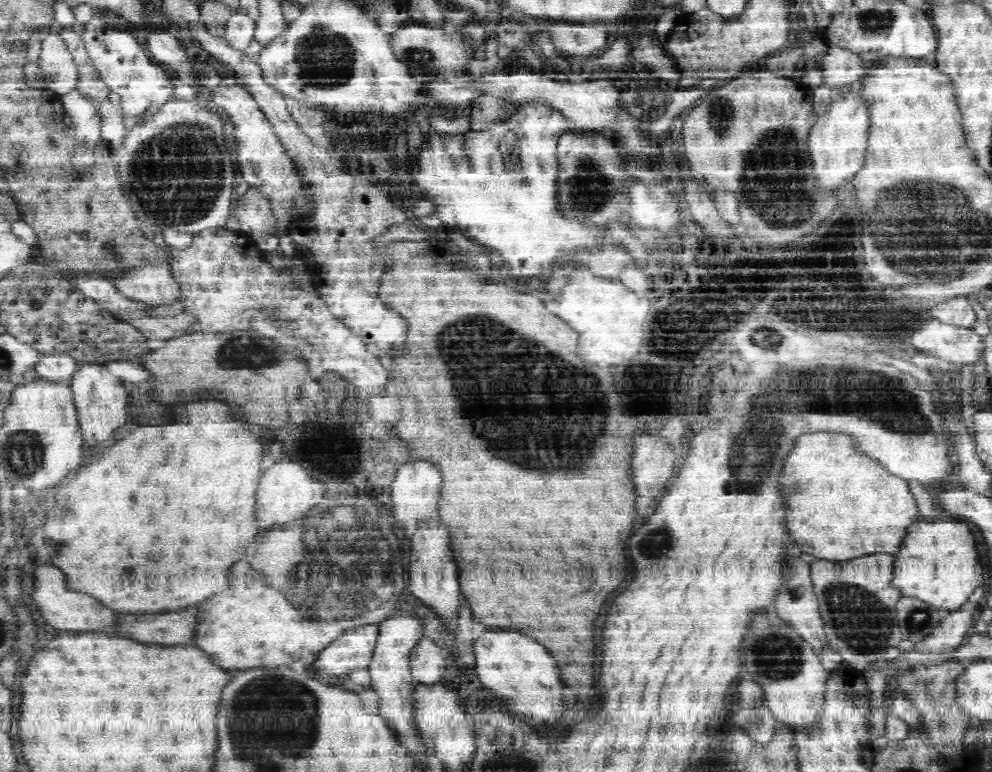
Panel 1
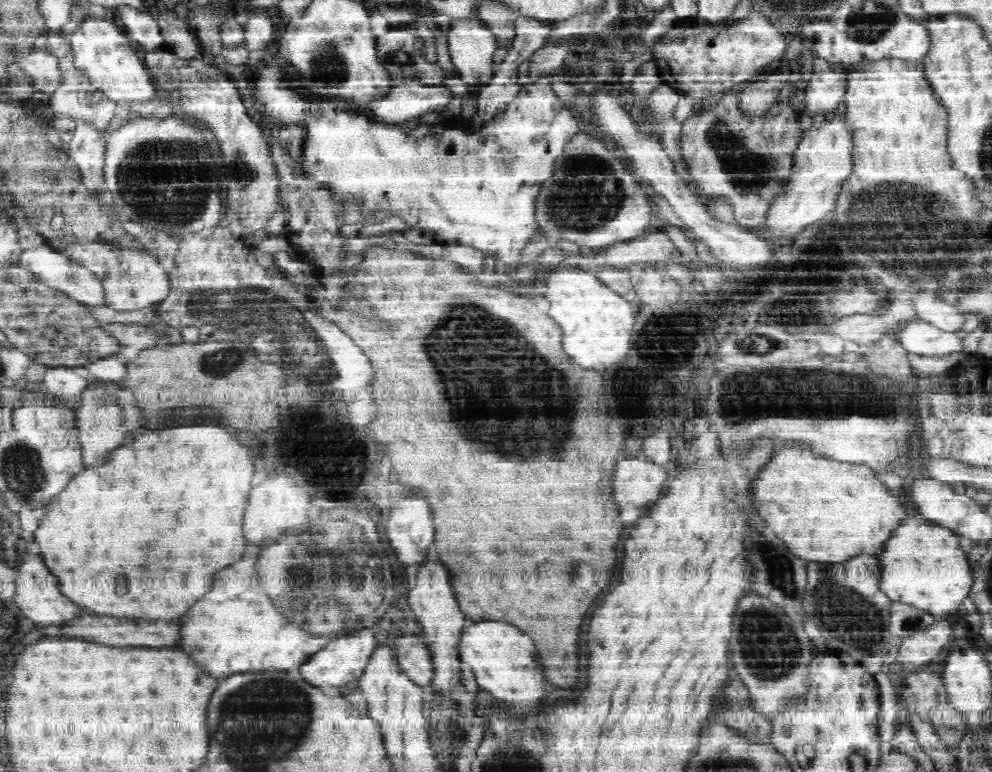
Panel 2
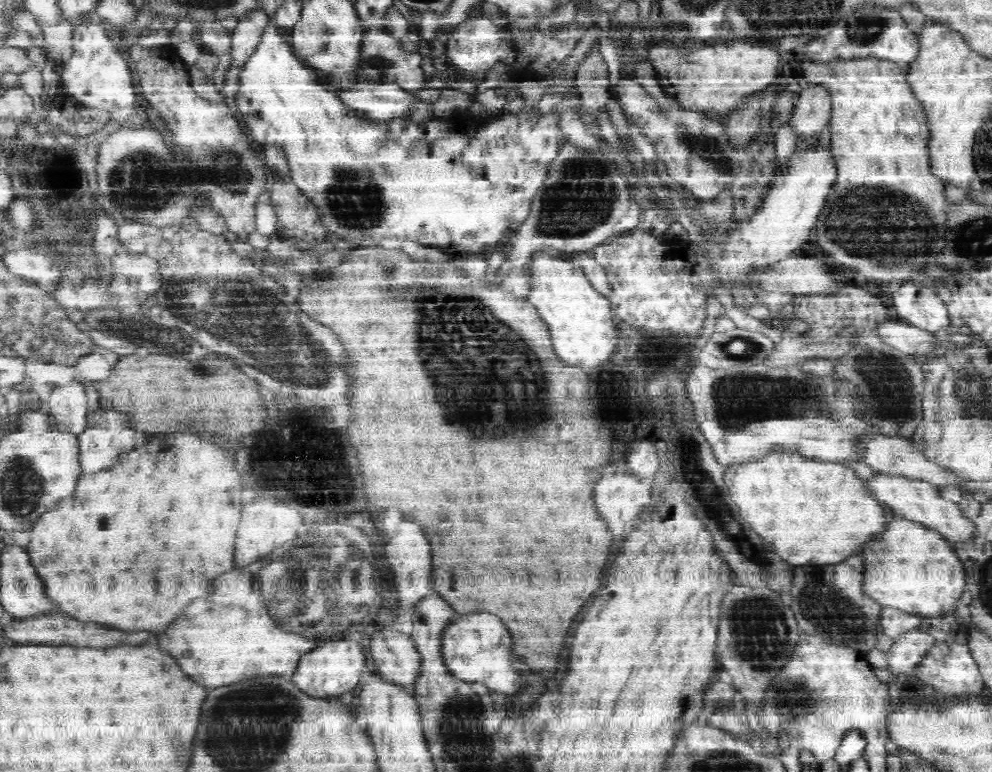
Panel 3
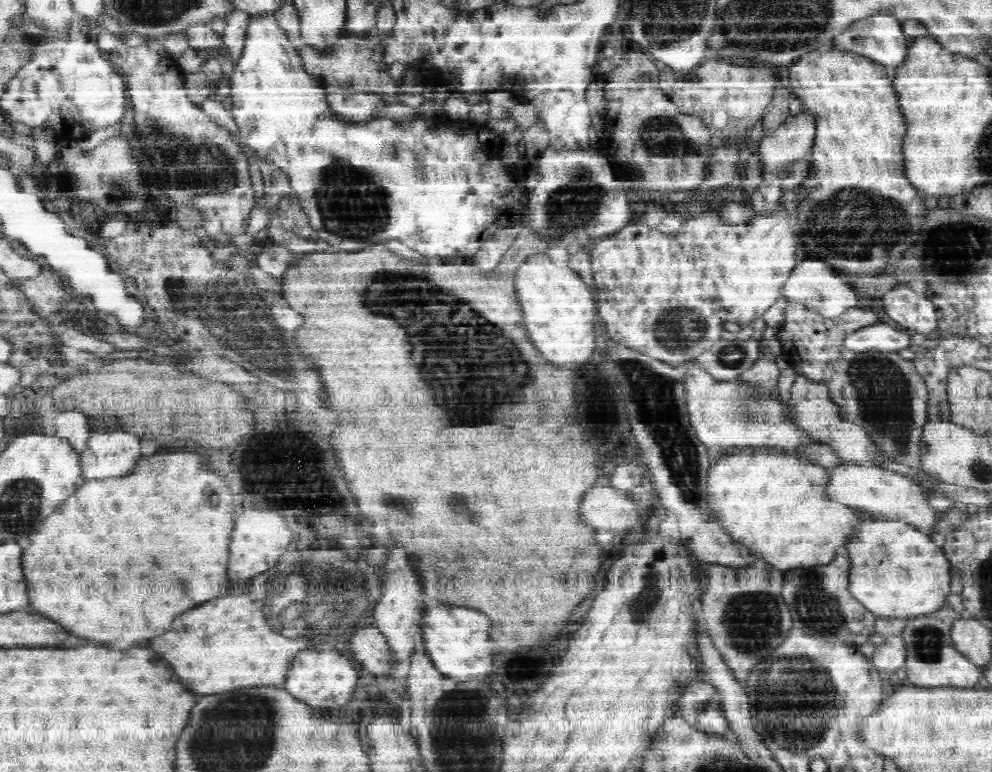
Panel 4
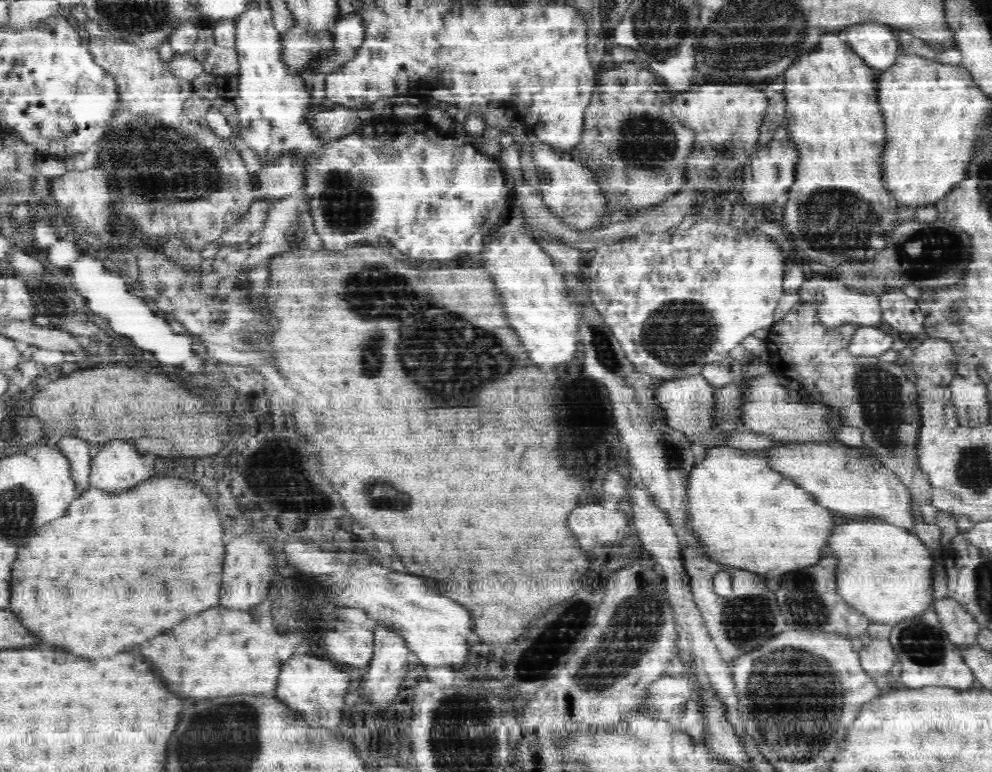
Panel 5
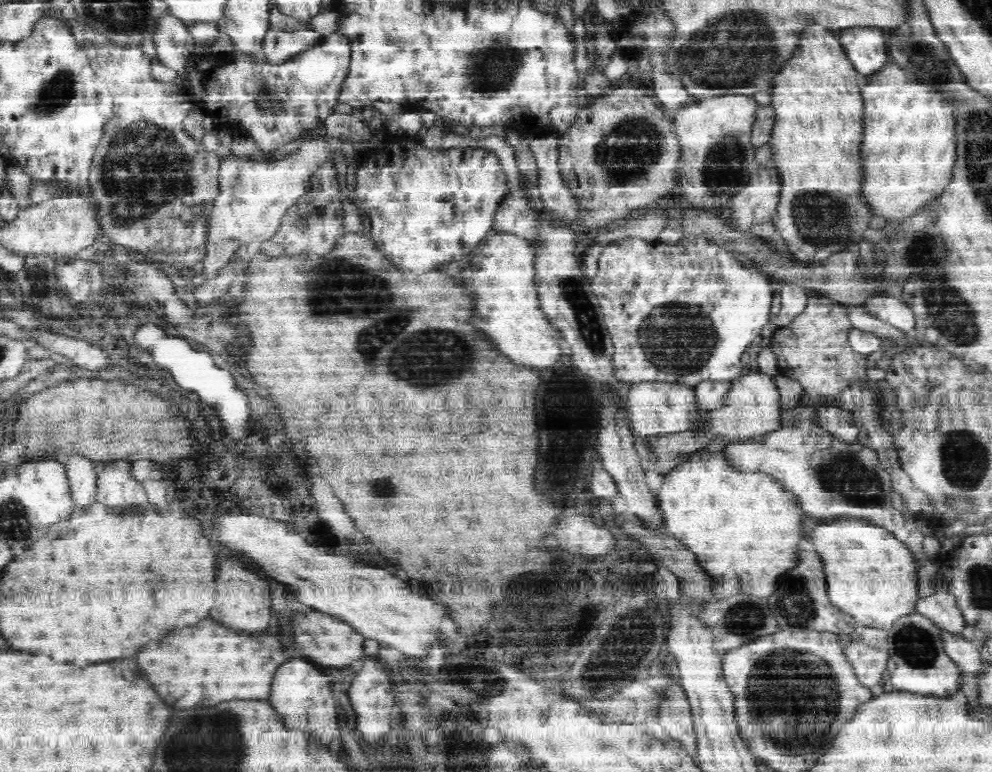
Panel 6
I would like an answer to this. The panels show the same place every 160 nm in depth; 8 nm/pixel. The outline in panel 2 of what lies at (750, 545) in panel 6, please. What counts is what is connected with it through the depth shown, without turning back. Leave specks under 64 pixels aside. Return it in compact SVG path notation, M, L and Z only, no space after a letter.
M794 440L783 443L775 457L763 470L756 486L756 498L760 498L760 514L768 518L768 526L778 532L778 536L788 544L792 554L804 560L816 562L843 563L858 554L883 552L887 542L901 522L908 518L904 500L890 494L870 465L856 462L840 462L823 451L816 451L811 442Z

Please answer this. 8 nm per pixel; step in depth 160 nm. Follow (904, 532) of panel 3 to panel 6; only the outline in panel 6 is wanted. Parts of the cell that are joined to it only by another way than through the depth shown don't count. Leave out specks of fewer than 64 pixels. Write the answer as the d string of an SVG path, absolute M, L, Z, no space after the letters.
M837 519L822 523L814 528L816 534L811 534L815 551L820 554L825 564L825 575L828 583L828 594L832 604L849 612L858 625L875 627L890 632L893 624L907 614L916 612L920 592L918 591L918 565L916 556L910 547L898 538L887 527L880 526L875 522L856 519Z

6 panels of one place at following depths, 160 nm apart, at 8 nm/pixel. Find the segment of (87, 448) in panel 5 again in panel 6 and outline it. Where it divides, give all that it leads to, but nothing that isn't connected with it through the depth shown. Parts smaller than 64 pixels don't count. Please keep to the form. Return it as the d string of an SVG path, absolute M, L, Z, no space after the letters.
M70 454L65 465L66 474L71 488L71 495L77 507L96 502L96 476L98 462L86 458L86 454Z

